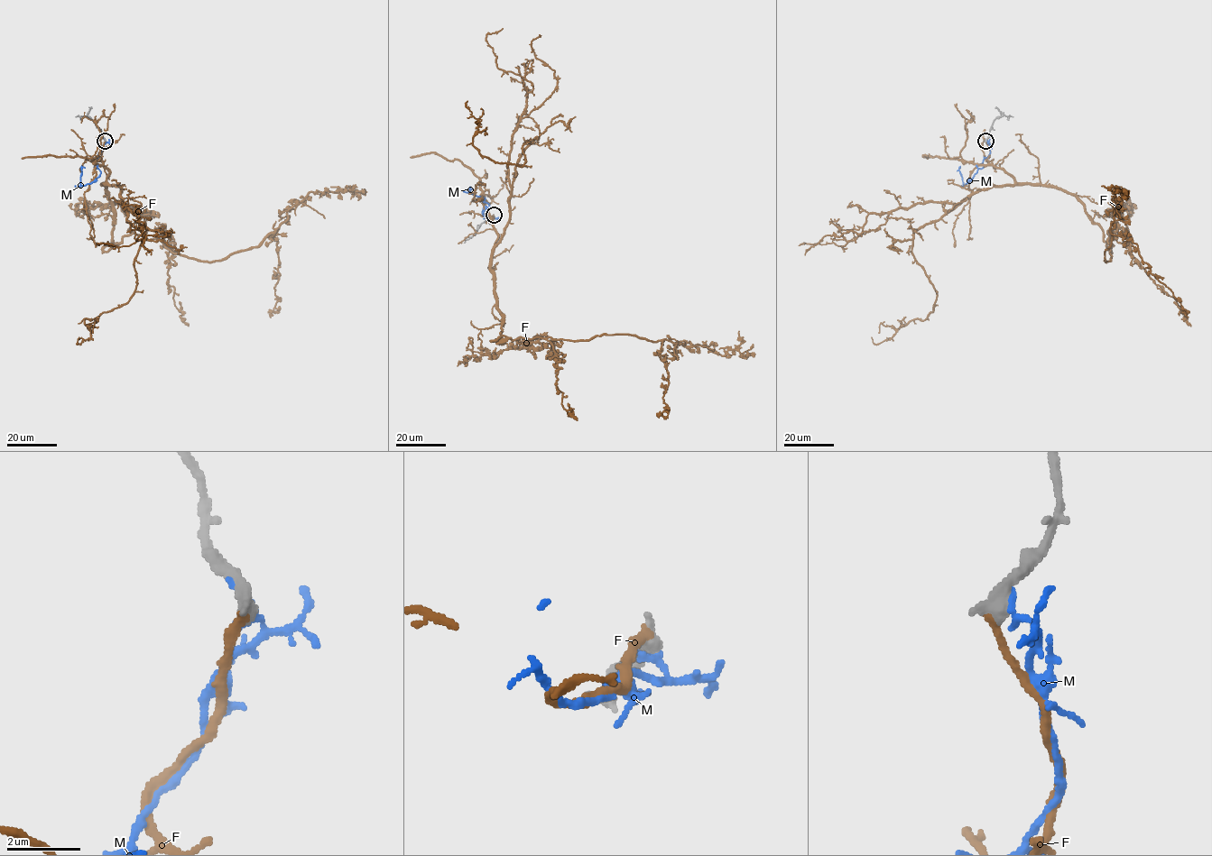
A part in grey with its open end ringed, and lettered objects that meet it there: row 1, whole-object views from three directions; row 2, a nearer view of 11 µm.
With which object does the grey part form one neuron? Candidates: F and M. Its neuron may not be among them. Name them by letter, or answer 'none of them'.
F

